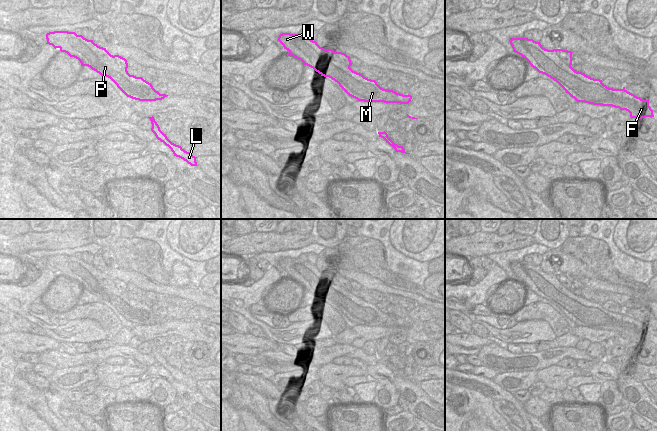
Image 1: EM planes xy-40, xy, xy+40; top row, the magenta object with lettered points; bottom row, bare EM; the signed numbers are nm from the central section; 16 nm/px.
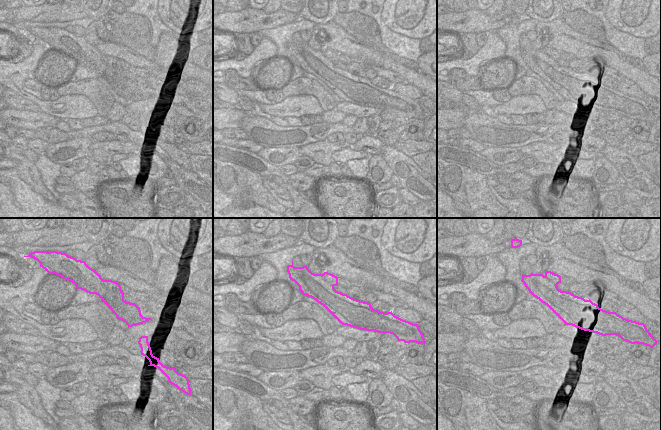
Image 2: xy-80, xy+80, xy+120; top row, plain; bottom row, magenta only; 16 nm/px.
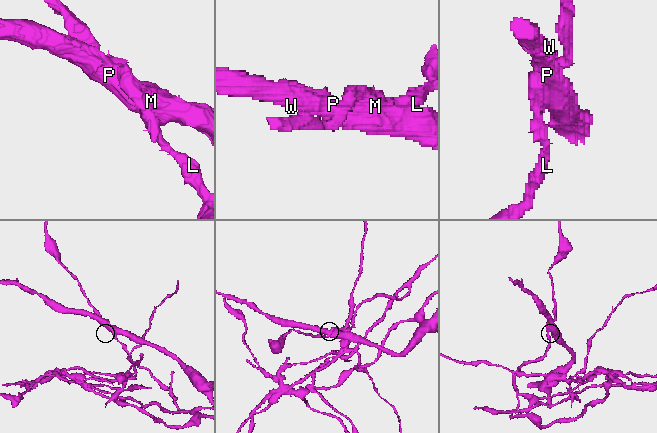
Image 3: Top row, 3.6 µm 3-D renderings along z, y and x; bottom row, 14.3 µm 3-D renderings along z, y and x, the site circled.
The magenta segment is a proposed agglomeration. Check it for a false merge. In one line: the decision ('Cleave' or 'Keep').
Cleave

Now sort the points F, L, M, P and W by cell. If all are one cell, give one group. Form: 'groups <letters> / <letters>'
groups F M P W / L

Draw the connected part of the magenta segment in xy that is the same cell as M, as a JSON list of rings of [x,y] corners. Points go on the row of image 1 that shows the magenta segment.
[[[282,33],[278,41],[293,56],[313,68],[321,76],[329,77],[351,97],[364,102],[408,104],[411,95],[381,88],[375,80],[368,79],[343,64],[332,49],[320,47],[316,41],[300,34]]]

